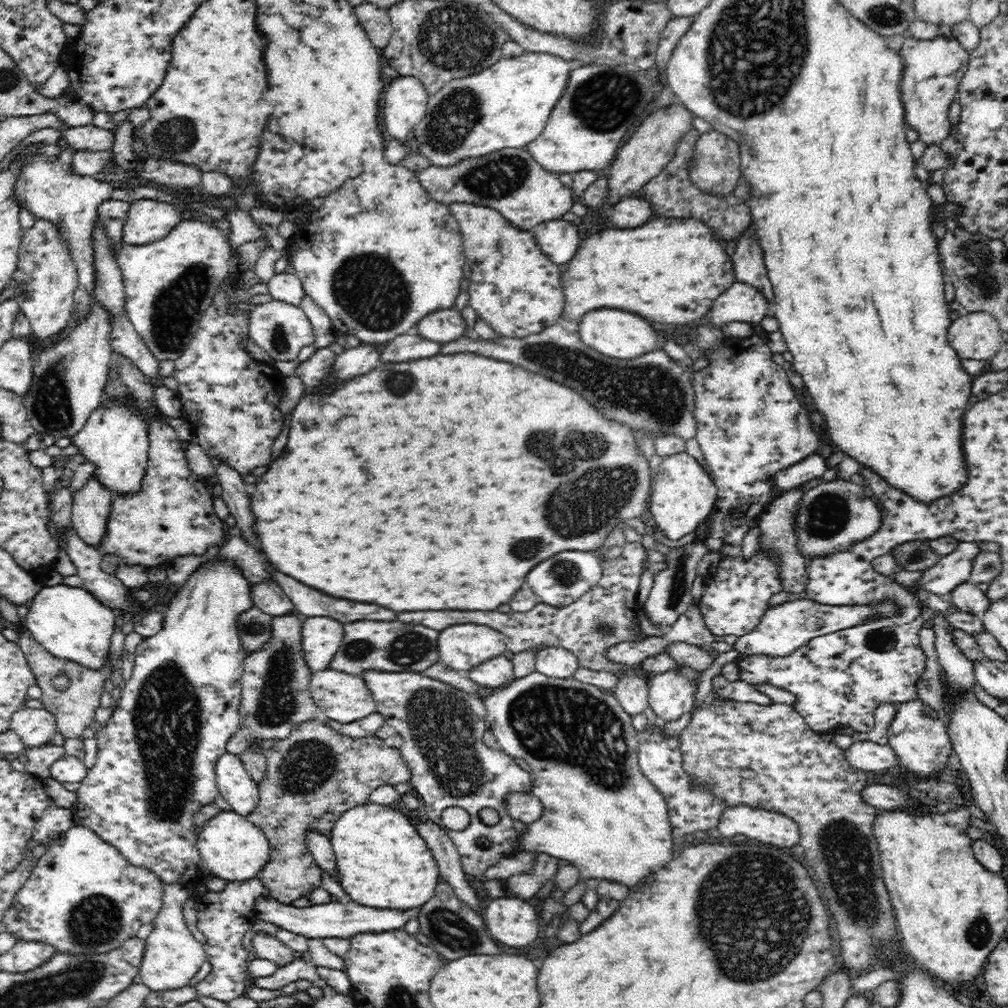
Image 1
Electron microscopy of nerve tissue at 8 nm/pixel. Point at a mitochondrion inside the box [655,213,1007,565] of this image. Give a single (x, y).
(828, 514)

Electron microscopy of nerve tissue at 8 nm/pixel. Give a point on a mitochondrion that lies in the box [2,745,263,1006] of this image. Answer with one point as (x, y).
(96, 921)

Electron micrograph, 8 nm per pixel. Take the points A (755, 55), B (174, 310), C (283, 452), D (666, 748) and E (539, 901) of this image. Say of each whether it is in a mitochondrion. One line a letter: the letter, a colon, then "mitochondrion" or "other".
A: mitochondrion
B: mitochondrion
C: other
D: other
E: other

